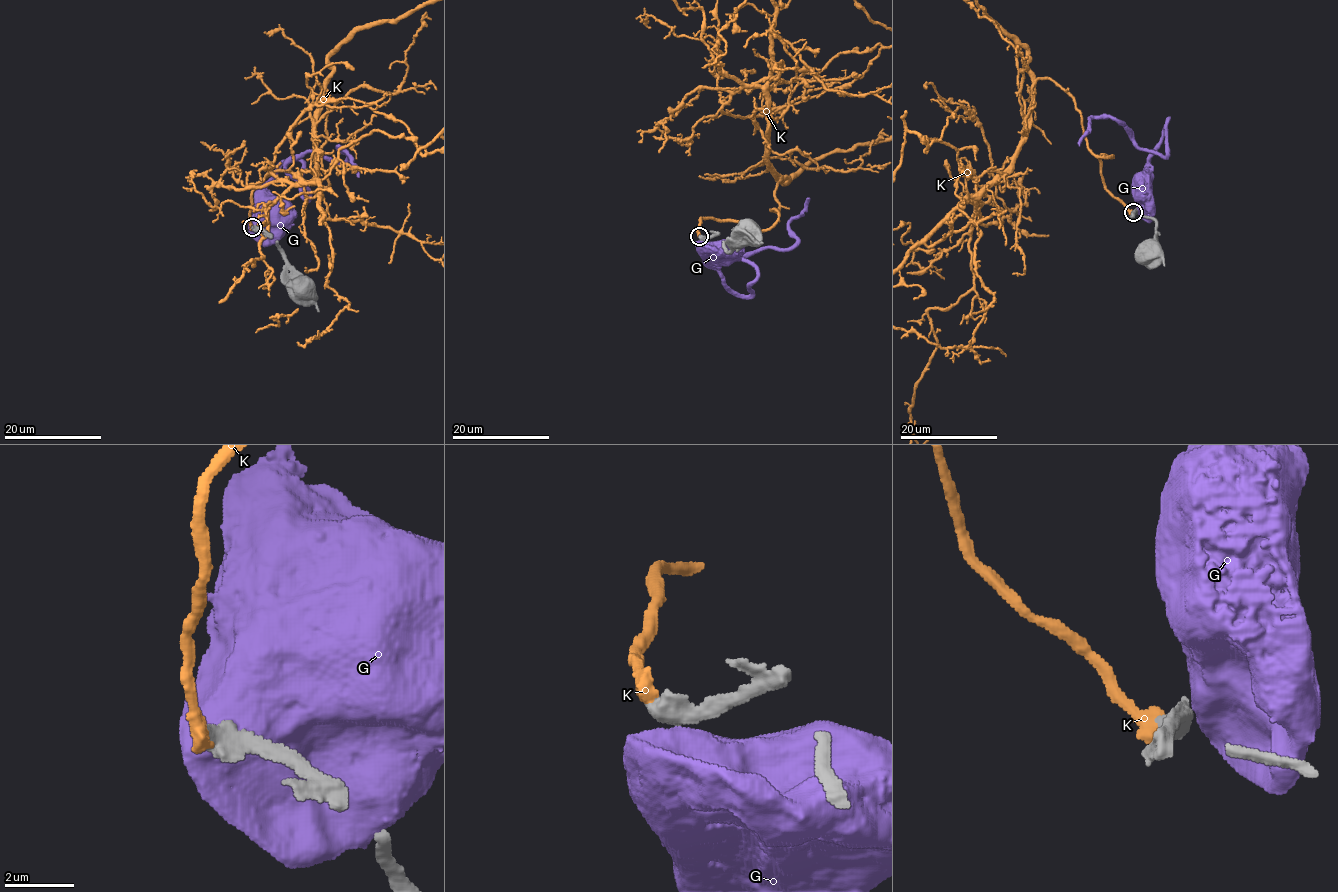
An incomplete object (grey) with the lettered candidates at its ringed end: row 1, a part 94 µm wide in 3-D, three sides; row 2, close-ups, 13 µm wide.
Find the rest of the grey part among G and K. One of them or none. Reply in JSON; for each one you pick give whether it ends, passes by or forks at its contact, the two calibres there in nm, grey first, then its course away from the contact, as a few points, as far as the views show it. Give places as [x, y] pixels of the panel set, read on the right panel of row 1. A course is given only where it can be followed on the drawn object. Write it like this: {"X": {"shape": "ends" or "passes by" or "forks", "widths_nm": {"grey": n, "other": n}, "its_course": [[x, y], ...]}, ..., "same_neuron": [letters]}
{"K": {"shape": "ends", "widths_nm": {"grey": 650, "other": 600}}, "same_neuron": ["K"]}

